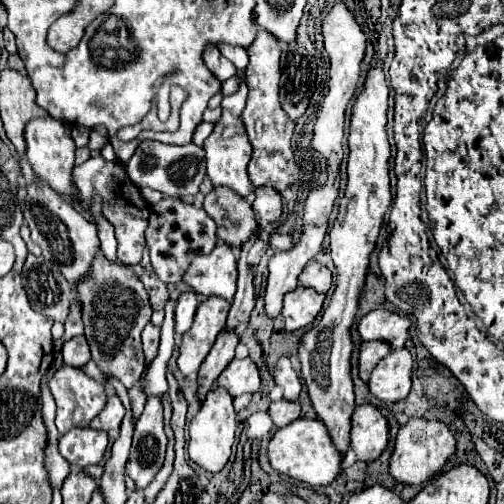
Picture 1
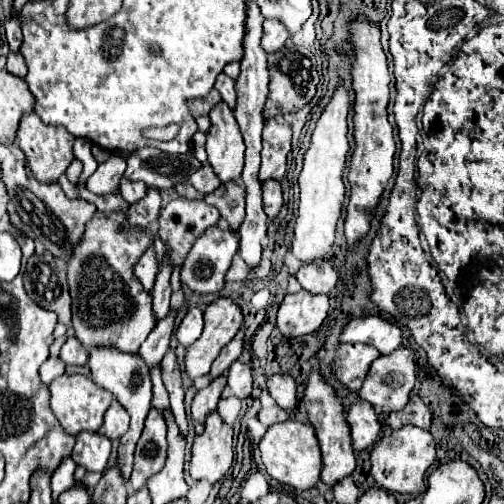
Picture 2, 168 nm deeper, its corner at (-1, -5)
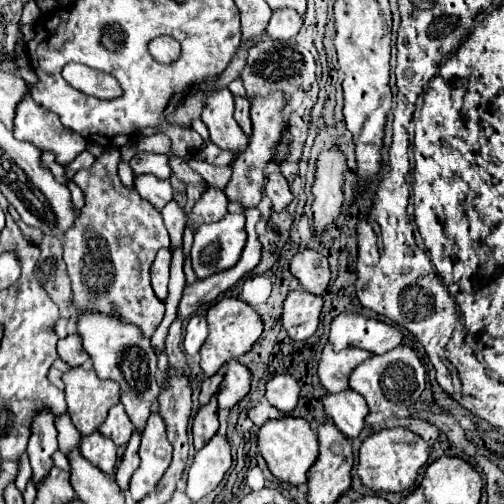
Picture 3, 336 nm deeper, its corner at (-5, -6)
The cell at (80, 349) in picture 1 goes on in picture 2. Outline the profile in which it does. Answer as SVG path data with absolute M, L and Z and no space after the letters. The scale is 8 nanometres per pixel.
M70 335L60 351L60 359L66 365L86 365L88 363L88 349L74 335Z

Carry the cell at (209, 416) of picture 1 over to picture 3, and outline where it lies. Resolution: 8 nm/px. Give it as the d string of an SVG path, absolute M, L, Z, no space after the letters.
M216 434L200 452L196 452L196 458L188 470L186 480L188 498L192 502L198 502L206 494L210 494L220 484L230 466L232 466L230 444L226 436Z

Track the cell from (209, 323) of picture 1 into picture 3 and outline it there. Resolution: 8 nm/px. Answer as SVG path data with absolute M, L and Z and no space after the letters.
M226 296L208 310L208 330L210 330L210 334L204 342L204 346L200 348L200 366L206 376L214 376L228 360L250 352L252 344L262 334L262 320L252 306L248 306L246 302L242 302L234 296Z

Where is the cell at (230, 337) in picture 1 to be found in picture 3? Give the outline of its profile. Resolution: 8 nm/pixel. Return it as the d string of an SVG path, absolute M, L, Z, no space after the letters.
M216 396L210 398L206 406L202 406L192 420L192 444L196 450L200 450L218 430L218 416L216 416Z

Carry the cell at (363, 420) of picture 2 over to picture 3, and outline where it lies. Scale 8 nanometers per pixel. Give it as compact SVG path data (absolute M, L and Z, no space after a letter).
M346 388L338 394L326 394L322 398L322 404L324 404L324 414L334 422L334 426L346 438L356 438L362 432L368 406L358 392Z

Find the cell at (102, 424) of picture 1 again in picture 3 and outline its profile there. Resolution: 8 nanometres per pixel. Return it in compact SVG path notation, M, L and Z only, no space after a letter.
M116 404L110 408L108 412L108 418L104 420L104 424L98 428L98 432L106 438L110 438L116 446L122 446L130 440L132 436L132 430L134 430L134 424L130 422L126 410L122 404Z

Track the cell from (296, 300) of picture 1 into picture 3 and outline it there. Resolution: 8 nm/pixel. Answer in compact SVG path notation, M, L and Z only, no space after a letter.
M292 290L284 300L282 326L292 340L308 340L320 322L322 296L310 294L308 290Z

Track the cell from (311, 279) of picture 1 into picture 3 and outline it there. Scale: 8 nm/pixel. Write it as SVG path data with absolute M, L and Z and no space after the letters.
M300 250L290 262L292 276L298 278L302 288L312 294L322 294L330 282L330 268L328 260L316 250Z

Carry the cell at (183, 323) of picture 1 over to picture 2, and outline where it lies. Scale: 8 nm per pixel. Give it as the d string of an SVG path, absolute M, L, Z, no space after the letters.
M190 307L188 313L184 315L184 319L178 325L176 331L176 339L184 345L190 347L202 333L202 309L198 307Z

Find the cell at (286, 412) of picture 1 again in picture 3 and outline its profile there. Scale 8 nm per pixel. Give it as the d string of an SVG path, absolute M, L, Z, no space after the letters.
M266 400L258 402L256 406L252 406L248 410L248 418L254 422L254 426L260 426L260 424L264 424L264 420L272 420L278 416L280 416L280 412L272 404L268 404Z

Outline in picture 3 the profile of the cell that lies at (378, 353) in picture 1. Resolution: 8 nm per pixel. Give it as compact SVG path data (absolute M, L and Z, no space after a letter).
M326 344L318 362L320 384L332 394L342 392L344 388L348 388L348 372L352 372L352 368L356 368L370 356L372 354L362 348L344 348L336 352L332 344Z

